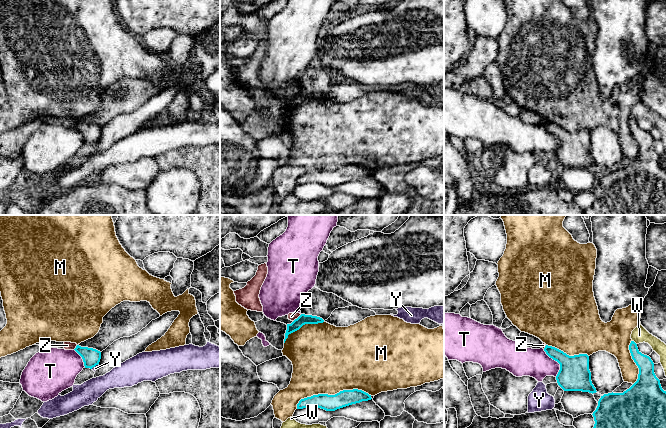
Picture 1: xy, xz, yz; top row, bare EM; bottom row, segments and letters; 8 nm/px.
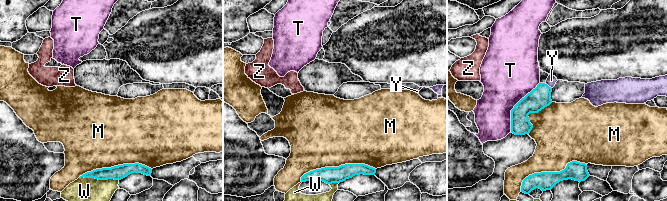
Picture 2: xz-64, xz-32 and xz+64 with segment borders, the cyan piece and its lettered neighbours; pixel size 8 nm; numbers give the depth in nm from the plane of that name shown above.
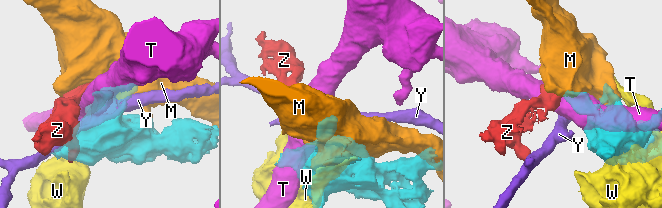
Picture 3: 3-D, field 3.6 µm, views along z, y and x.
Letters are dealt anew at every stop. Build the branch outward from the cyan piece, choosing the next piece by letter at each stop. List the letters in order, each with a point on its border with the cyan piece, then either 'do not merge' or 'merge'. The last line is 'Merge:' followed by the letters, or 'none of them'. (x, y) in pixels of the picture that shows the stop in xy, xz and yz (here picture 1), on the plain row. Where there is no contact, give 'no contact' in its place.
M: meets cyan in xz at (331, 171); do not merge
T: meets cyan in yz at (557, 137); do not merge
W: meets cyan in yz at (634, 118); do not merge
Y: meets cyan in xy at (94, 142); do not merge
Z: meets cyan in xz at (298, 93); do not merge
Merge: none of them

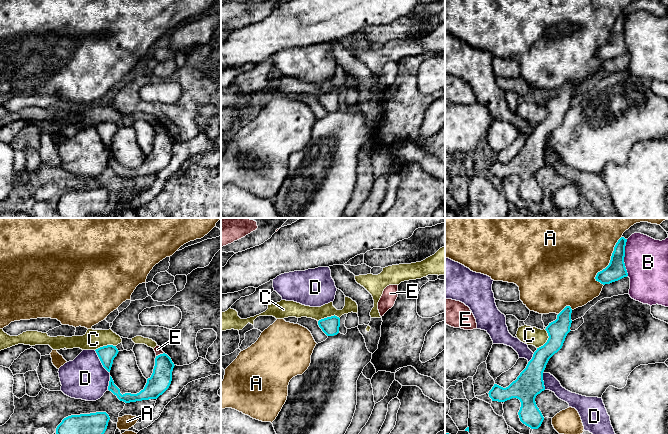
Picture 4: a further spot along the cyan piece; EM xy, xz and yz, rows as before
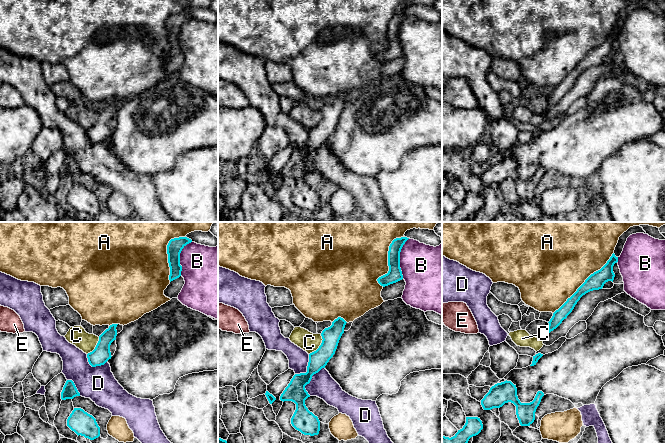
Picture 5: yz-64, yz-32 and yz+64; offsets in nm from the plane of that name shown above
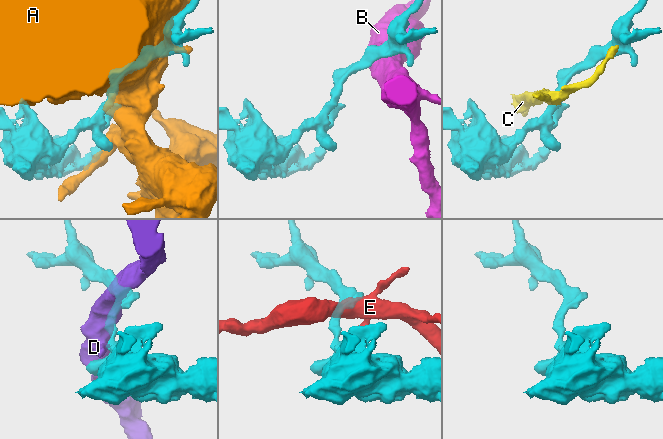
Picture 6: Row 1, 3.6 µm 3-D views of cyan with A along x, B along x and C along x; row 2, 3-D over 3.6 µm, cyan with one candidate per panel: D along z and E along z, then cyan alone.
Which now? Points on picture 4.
A: meets cyan in yz at (610, 38); do not merge
B: meets cyan in yz at (624, 32); do not merge
C: meets cyan in yz at (547, 116); do not merge
D: meets cyan in xy at (100, 136); do not merge
E: meets cyan in xy at (160, 130); do not merge
Merge: none of them

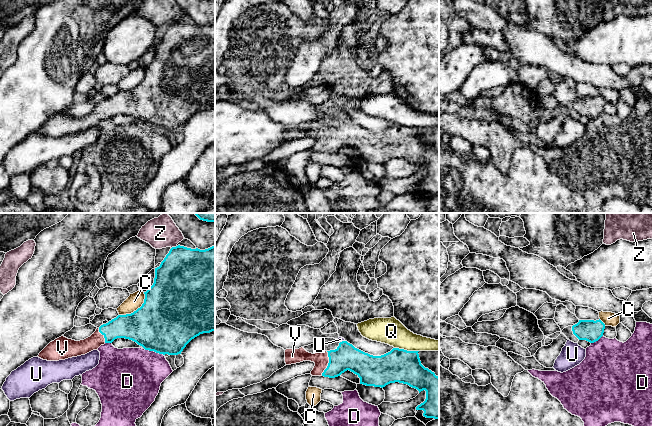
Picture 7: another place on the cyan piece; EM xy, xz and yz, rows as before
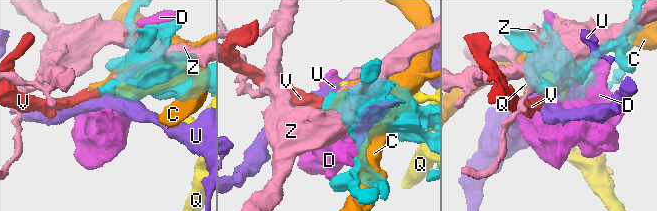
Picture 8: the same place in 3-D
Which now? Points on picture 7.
C: meets cyan in xy at (137, 85); do not merge
D: meets cyan in xy at (154, 127); do not merge
Q: meets cyan in xz at (406, 126); do not merge
U: meets cyan in xz at (342, 117); do not merge
V: meets cyan in xz at (328, 139); merge
Z: meets cyan in xy at (173, 23); do not merge
Merge: V

